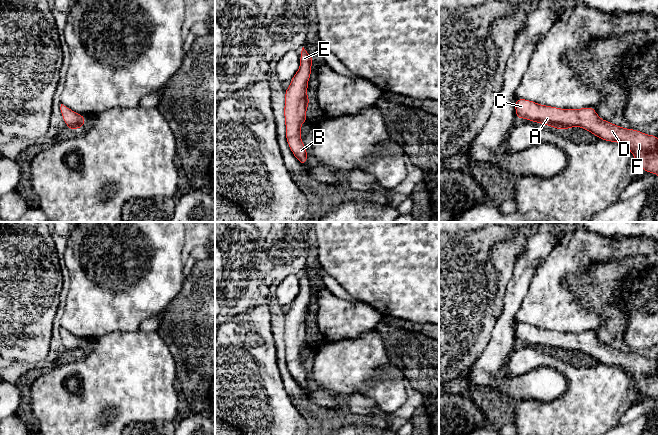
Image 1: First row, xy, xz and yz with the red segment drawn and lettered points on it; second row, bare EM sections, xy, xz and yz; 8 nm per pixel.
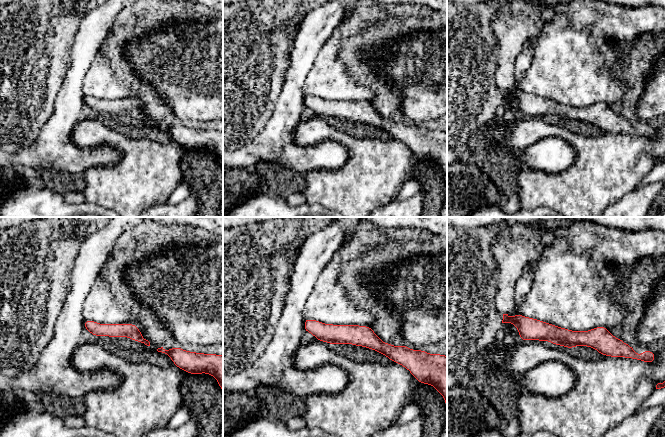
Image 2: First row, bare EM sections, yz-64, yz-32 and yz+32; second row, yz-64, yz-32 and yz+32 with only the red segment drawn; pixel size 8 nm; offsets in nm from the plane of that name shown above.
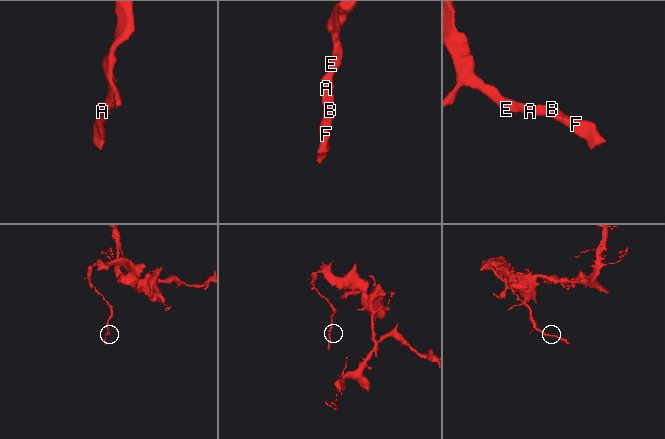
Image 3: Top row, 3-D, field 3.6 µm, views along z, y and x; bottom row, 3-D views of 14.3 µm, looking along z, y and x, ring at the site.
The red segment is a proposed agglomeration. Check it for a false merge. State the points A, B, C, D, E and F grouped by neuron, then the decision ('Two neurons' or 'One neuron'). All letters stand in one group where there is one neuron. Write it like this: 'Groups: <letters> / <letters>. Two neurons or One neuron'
Groups: A B C D E F. One neuron

